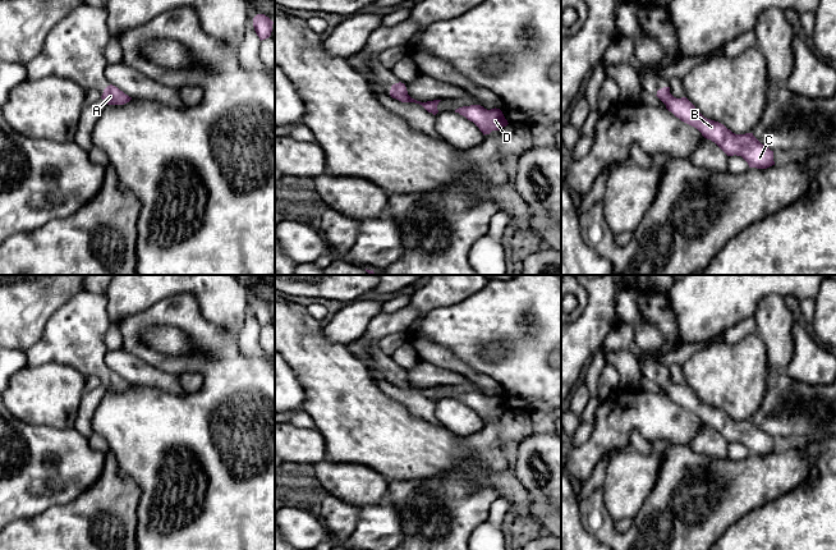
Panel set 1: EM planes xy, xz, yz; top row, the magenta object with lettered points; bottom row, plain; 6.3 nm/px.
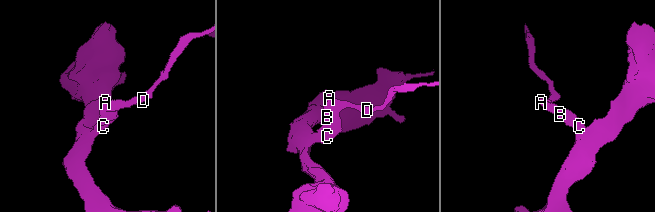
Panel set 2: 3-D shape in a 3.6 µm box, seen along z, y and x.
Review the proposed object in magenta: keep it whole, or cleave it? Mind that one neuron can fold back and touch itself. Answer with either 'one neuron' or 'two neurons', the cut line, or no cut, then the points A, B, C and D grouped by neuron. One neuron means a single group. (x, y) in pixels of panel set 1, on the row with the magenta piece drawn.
one neuron; cut none; groups A B C D

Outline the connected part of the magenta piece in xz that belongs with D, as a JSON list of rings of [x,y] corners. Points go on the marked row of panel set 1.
[[[481,105],[463,106],[455,110],[468,120],[473,122],[479,130],[484,134],[490,134],[492,130],[501,130],[509,123],[505,119],[500,109],[487,110]]]

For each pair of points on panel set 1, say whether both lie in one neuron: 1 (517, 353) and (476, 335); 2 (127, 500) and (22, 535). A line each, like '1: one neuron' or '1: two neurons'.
1: one neuron
2: one neuron

